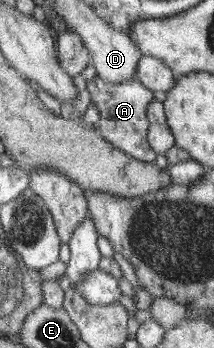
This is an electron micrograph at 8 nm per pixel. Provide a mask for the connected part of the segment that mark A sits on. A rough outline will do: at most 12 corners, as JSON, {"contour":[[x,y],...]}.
{"contour":[[139,80],[87,83],[109,143],[155,162],[148,104]]}

